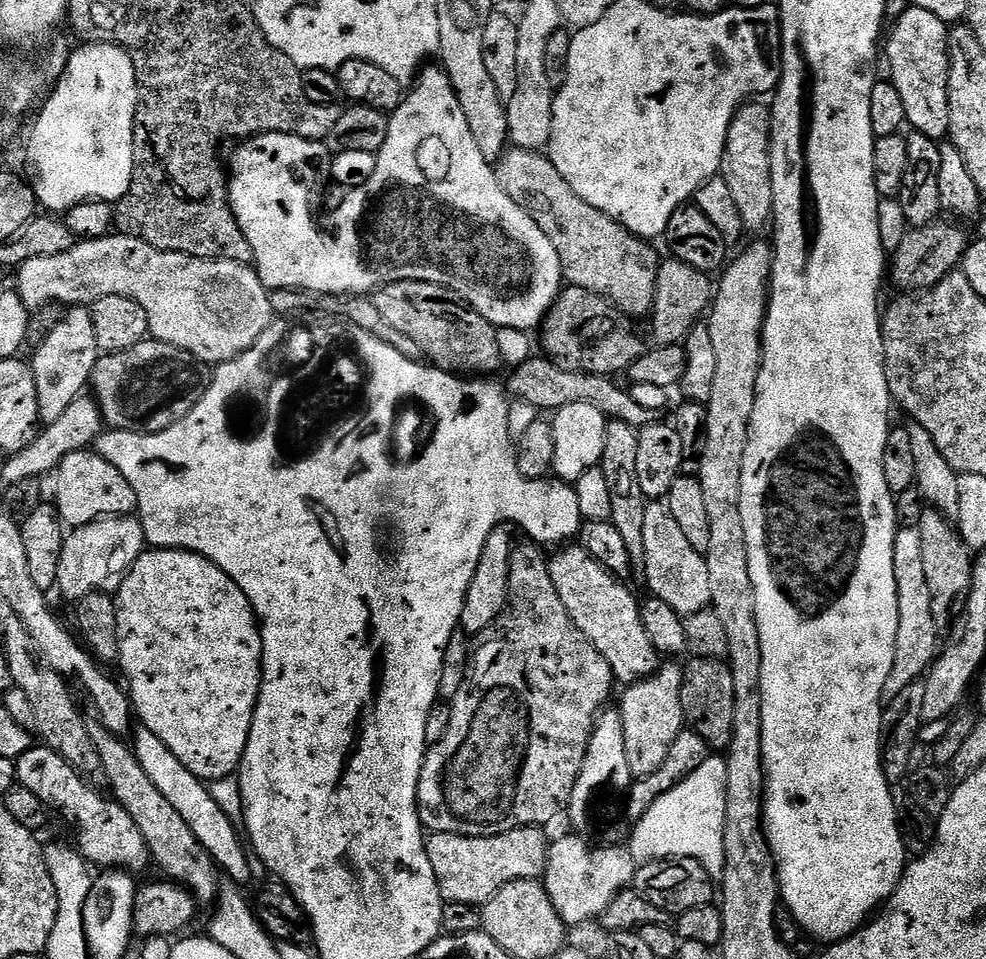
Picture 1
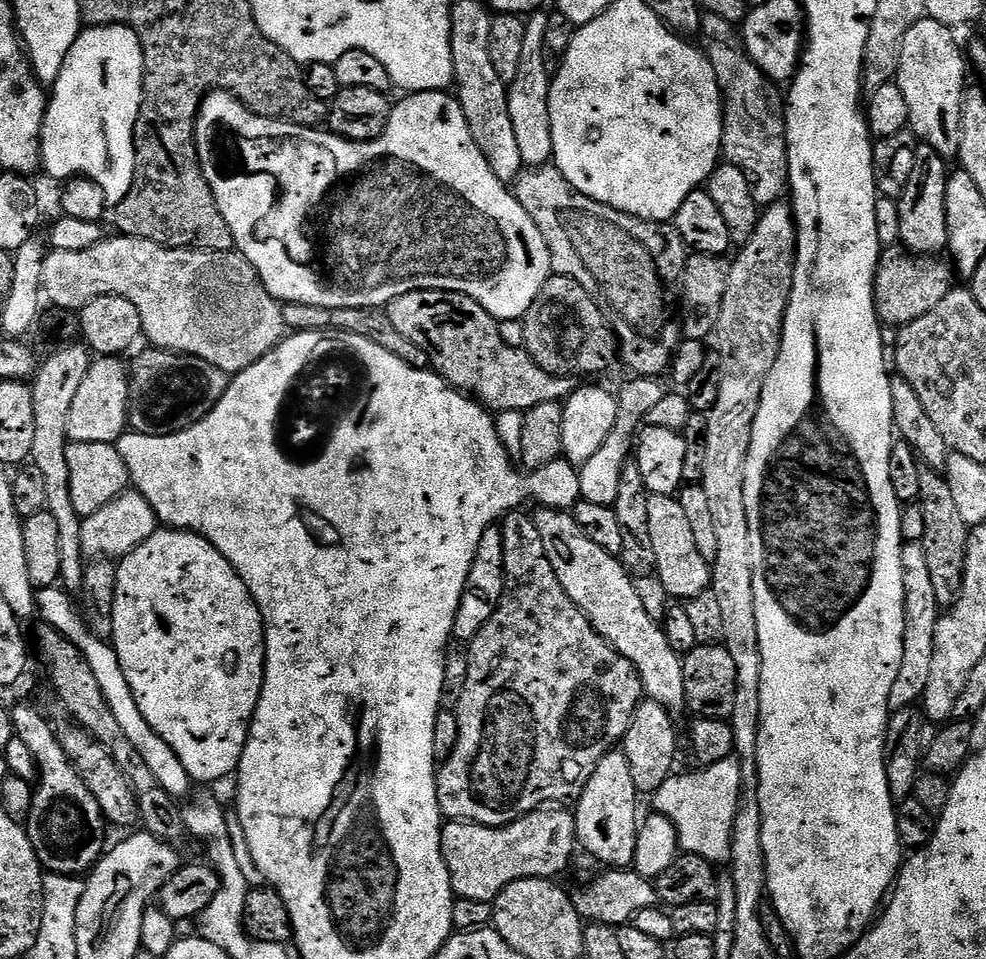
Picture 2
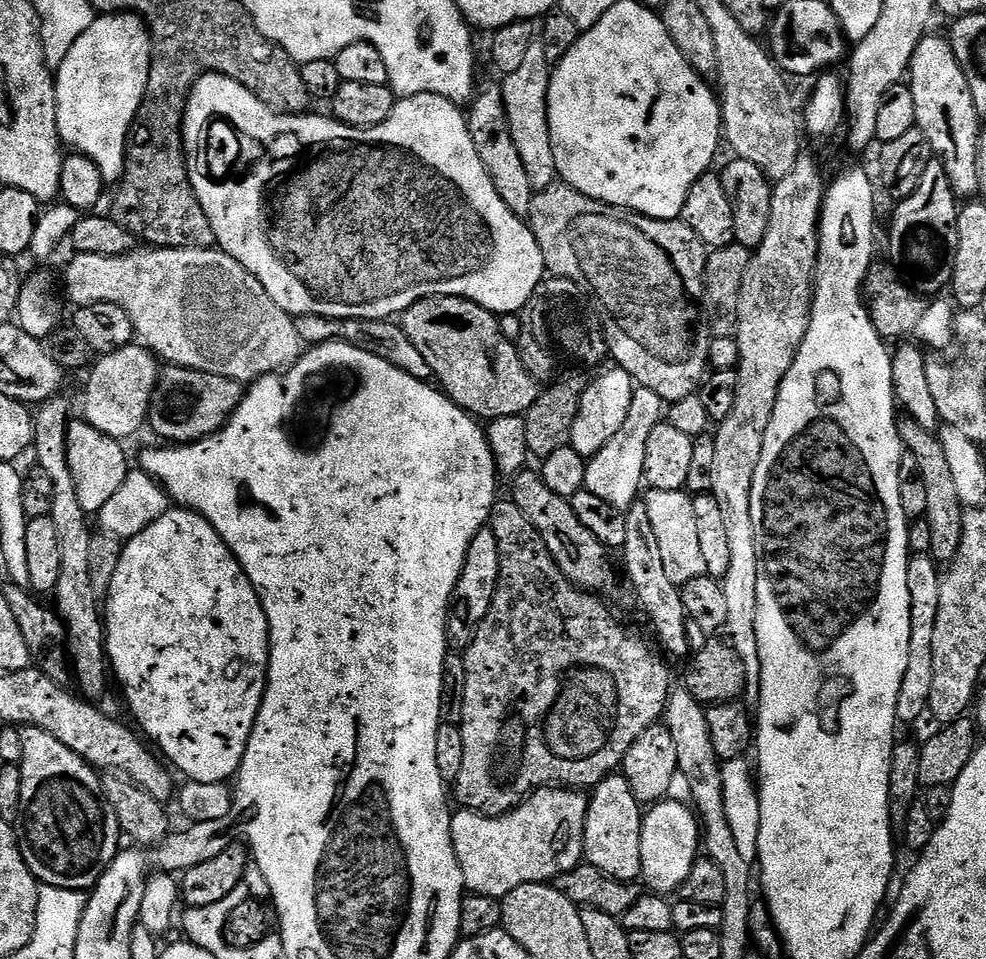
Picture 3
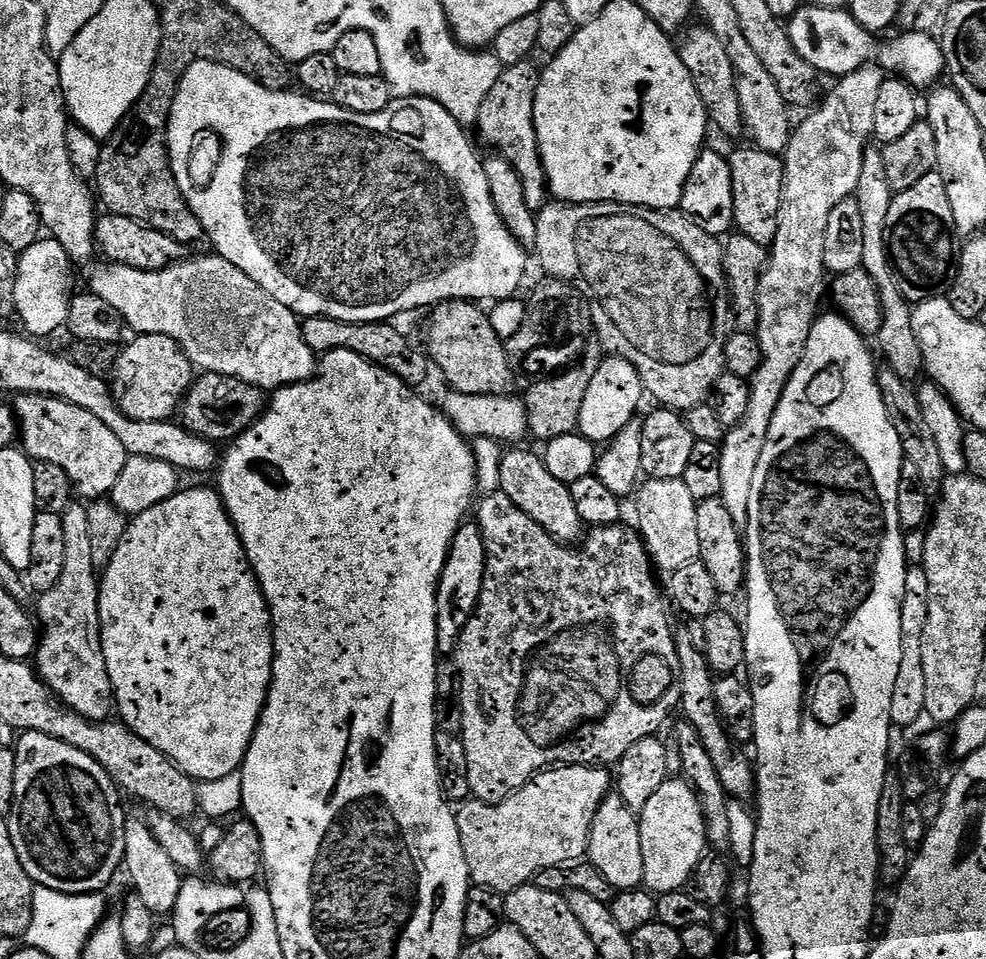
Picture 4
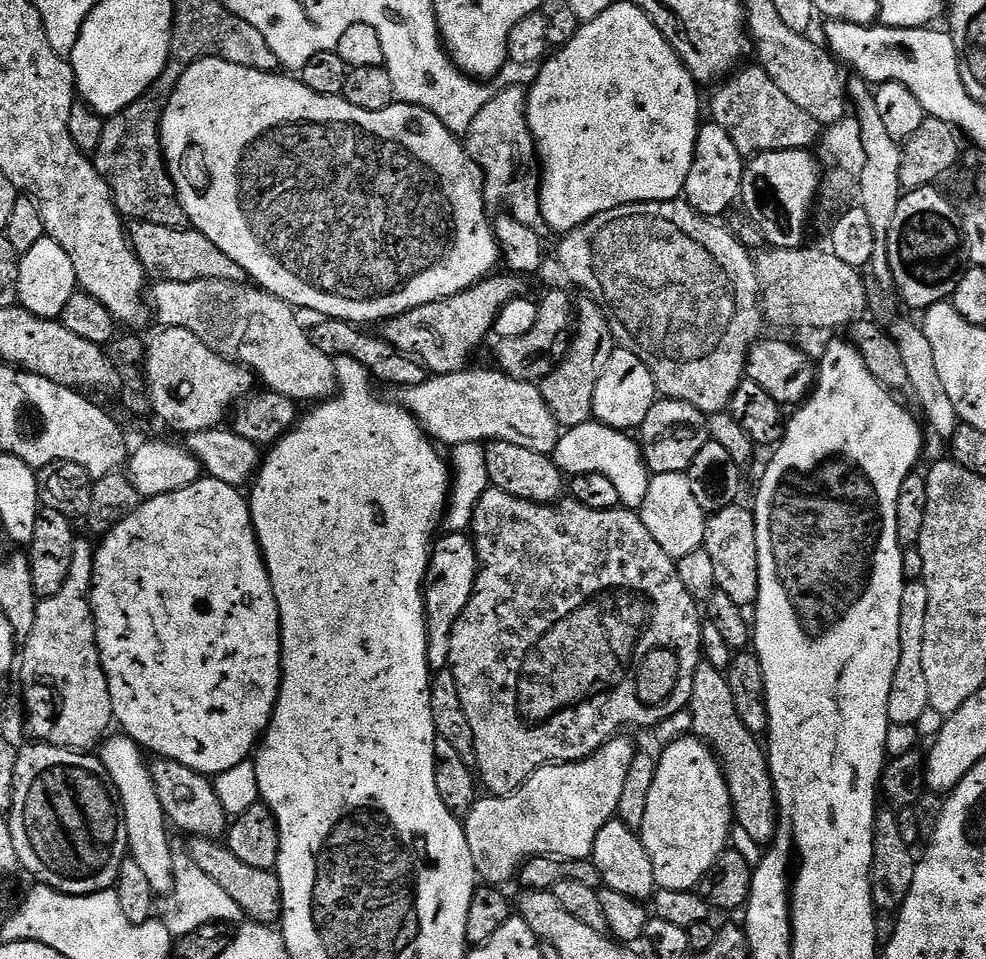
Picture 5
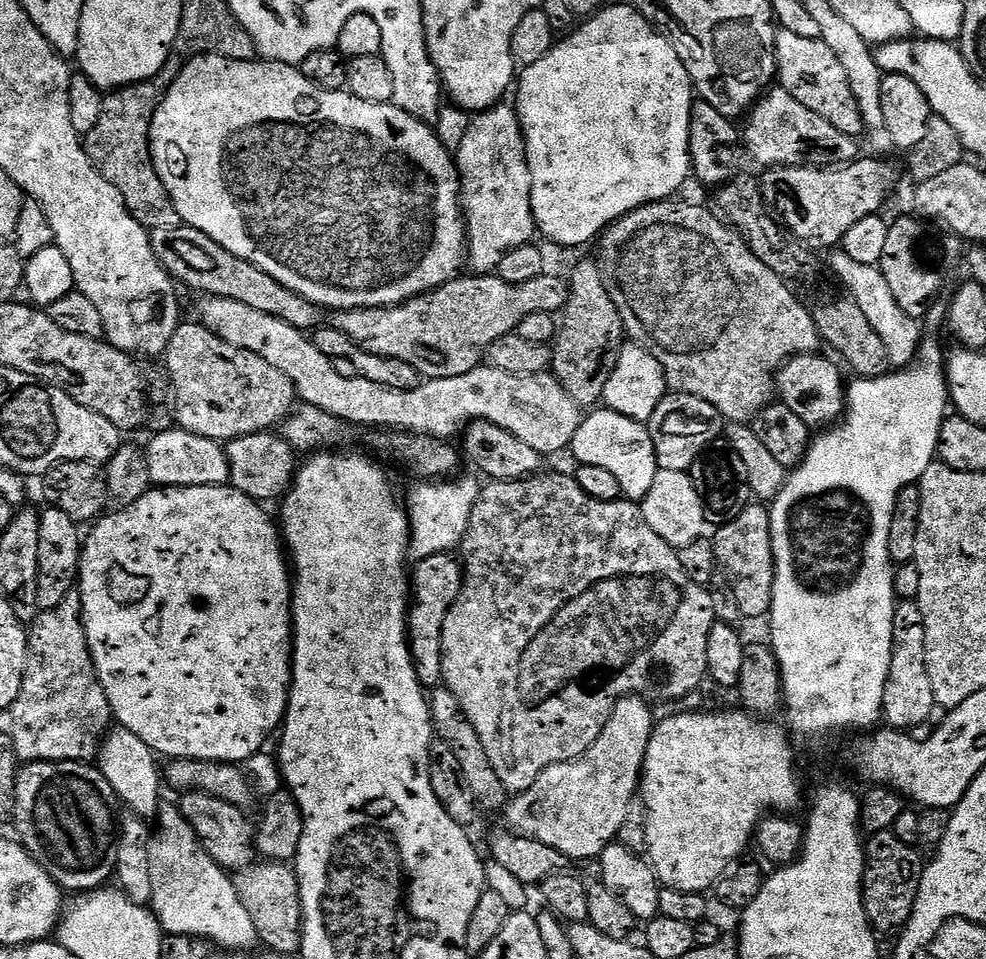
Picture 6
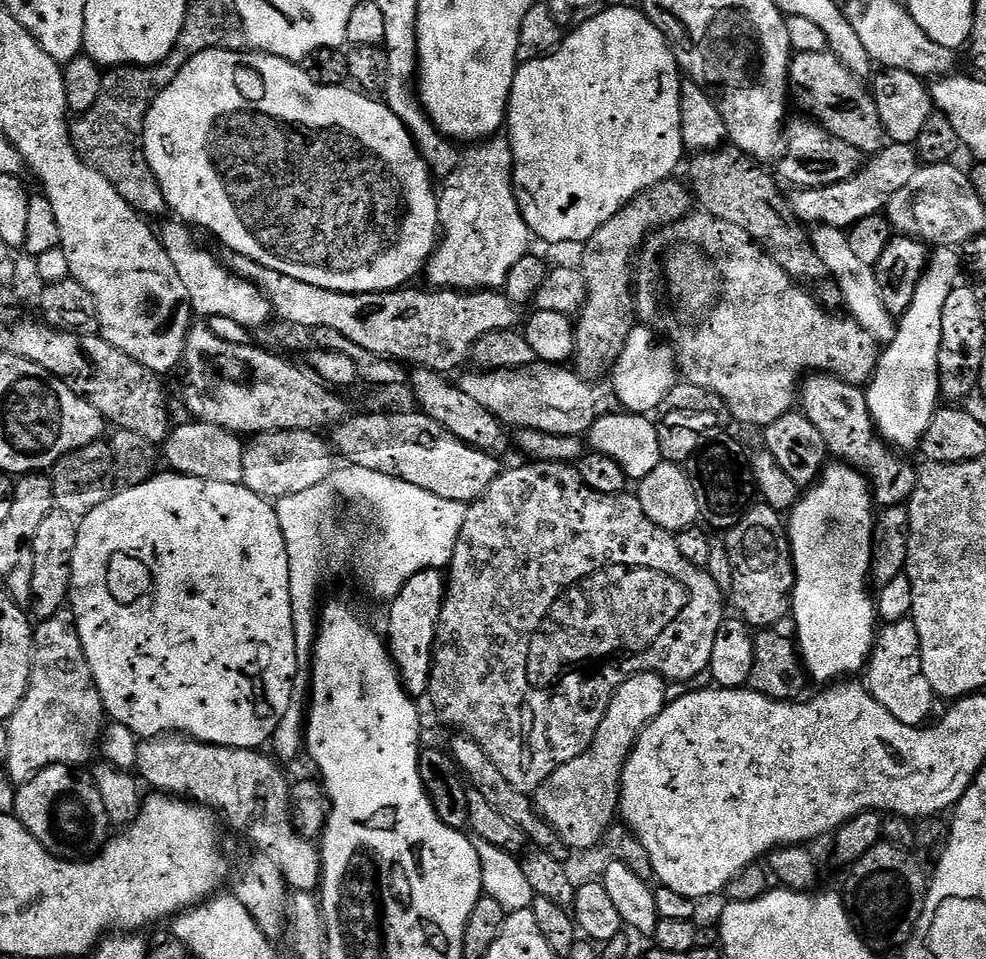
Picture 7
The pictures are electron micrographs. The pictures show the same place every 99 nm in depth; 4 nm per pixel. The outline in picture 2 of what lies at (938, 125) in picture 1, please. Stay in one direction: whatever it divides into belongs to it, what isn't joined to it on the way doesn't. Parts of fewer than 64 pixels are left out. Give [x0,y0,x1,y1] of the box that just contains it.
[894,18,970,162]

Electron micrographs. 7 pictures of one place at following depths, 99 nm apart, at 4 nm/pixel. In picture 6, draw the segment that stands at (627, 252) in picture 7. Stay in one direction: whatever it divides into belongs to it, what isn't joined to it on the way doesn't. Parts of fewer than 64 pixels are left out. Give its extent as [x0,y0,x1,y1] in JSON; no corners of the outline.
[551,260,626,410]

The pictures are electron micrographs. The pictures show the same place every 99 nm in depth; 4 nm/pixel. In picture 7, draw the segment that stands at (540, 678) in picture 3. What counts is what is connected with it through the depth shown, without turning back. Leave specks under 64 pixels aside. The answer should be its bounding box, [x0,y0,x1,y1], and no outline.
[428,462,726,794]

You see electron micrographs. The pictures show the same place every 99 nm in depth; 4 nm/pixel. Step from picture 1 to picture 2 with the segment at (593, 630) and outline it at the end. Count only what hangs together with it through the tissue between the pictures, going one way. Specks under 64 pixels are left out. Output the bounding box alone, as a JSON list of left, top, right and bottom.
[534,510,686,714]

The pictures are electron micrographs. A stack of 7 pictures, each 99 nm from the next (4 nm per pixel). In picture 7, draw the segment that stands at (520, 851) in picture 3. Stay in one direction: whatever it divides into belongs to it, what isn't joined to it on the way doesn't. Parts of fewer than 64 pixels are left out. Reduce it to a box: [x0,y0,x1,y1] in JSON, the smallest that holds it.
[536,672,669,852]

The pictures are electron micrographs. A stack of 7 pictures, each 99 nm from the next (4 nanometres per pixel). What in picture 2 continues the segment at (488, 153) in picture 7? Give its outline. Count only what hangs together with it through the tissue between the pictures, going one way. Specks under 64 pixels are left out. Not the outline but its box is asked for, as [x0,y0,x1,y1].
[508,10,552,168]

